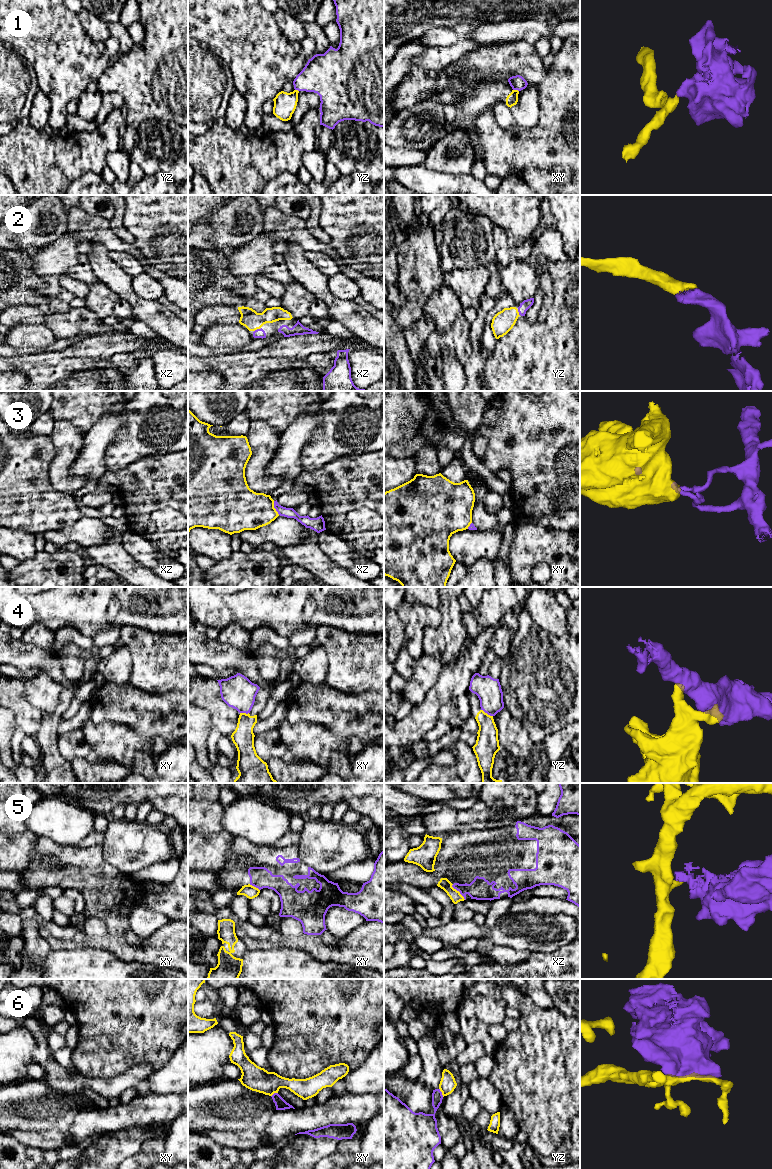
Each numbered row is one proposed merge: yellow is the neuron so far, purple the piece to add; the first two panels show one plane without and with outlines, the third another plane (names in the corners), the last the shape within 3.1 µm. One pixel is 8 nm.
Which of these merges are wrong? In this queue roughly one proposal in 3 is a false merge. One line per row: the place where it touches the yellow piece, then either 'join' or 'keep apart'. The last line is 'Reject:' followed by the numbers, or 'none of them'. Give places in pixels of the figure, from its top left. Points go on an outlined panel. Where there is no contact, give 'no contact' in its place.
1: xy (516, 90) | keep apart
2: yz (518, 312) | join
3: xz (274, 508) | keep apart
4: yz (486, 713) | keep apart
5: xz (458, 891) | keep apart
6: yz (441, 1091) | keep apart
Reject: 1, 3, 4, 5, 6

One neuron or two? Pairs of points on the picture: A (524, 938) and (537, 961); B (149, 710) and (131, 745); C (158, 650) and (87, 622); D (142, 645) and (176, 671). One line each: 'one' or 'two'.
A: two
B: two
C: two
D: one

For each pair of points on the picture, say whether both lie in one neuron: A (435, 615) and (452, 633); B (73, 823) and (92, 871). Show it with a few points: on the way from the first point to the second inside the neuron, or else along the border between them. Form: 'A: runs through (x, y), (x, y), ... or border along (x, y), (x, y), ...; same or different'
A: border along (439, 610), (440, 622), (427, 626), (424, 637); different
B: border along (50, 839), (56, 843), (73, 846); different

